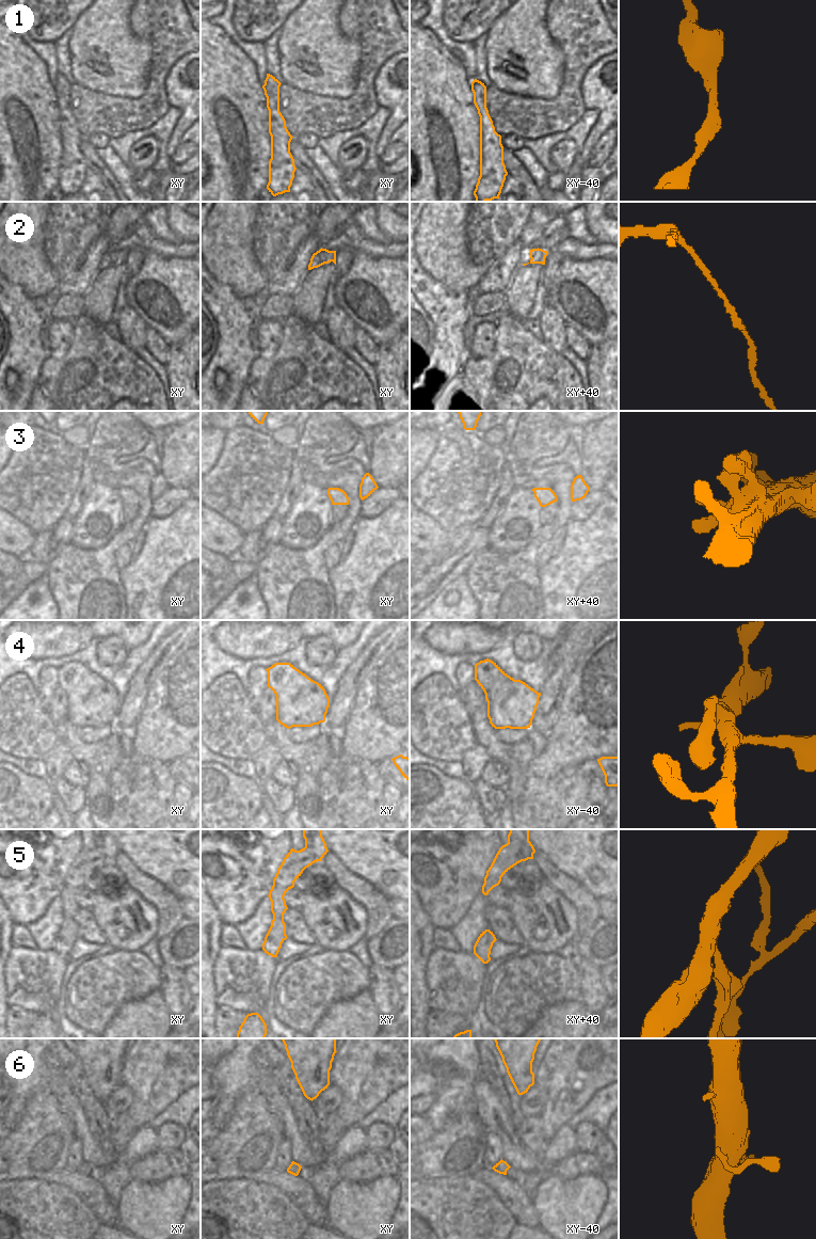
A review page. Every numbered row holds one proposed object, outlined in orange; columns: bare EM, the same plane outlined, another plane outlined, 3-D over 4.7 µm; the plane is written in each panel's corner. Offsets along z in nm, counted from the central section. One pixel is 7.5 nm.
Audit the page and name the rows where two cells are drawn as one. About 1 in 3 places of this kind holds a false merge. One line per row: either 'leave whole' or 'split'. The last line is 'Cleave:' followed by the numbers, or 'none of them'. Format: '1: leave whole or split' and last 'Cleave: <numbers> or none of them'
1: leave whole
2: leave whole
3: leave whole
4: leave whole
5: split
6: leave whole
Cleave: 5

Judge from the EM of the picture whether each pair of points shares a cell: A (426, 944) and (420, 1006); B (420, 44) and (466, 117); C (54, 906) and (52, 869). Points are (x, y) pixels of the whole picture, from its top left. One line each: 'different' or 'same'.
A: same
B: same
C: different

